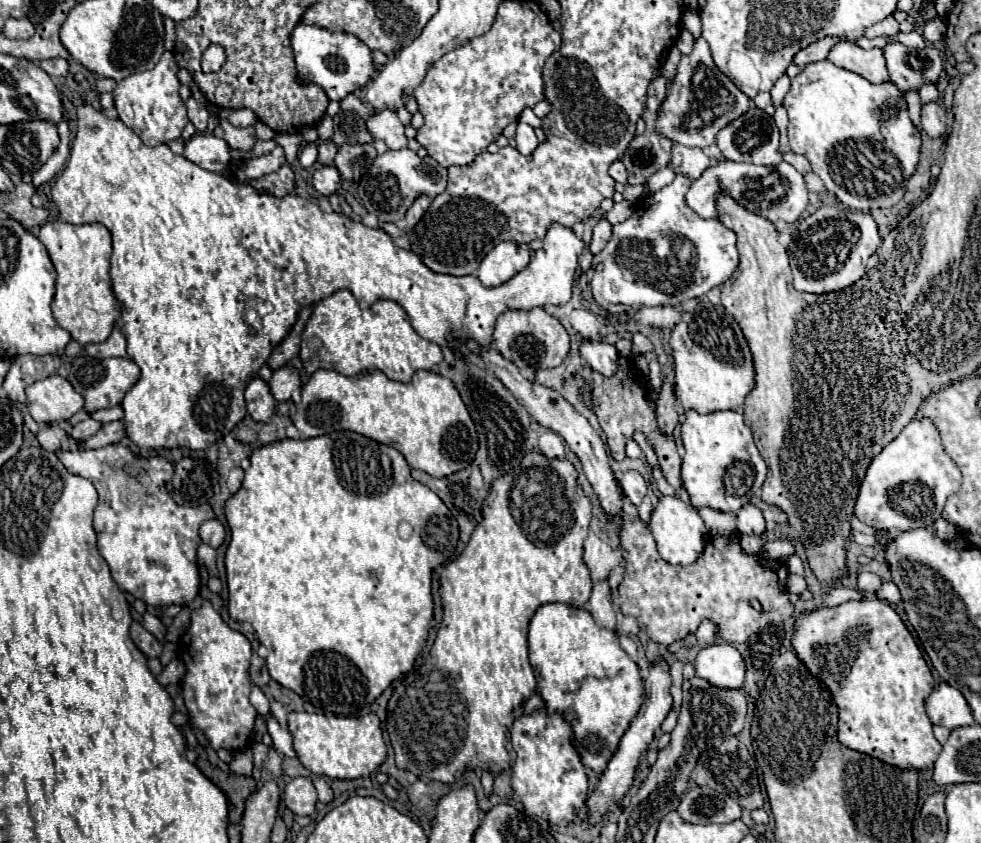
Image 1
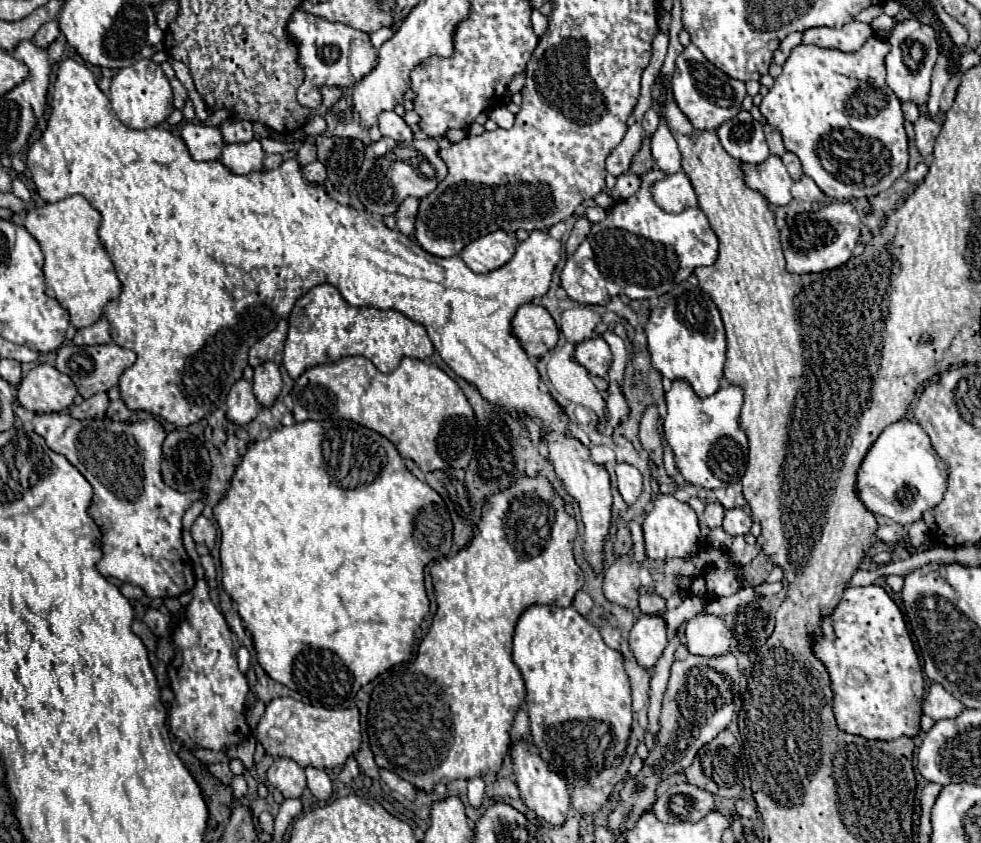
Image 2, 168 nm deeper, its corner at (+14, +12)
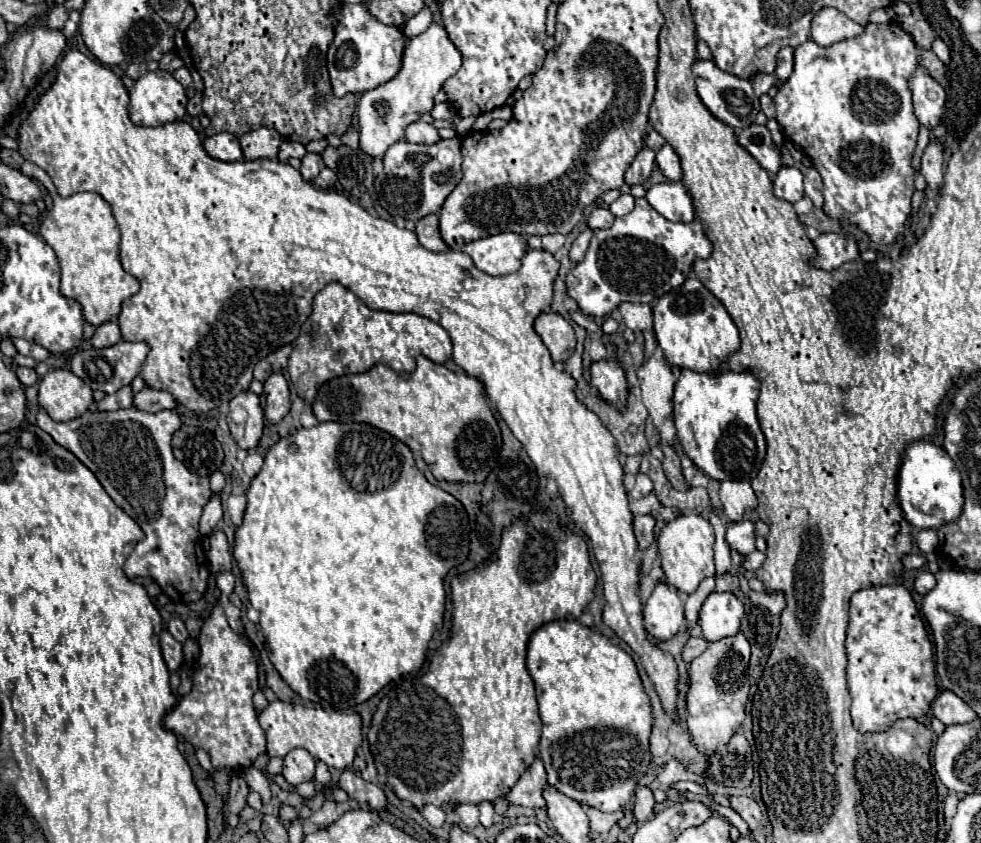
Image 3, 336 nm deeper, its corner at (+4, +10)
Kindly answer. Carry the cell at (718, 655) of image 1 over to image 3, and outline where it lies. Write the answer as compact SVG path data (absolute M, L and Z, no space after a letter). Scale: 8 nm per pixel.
M710 593L700 609L700 629L708 643L732 637L740 631L744 605L732 593Z

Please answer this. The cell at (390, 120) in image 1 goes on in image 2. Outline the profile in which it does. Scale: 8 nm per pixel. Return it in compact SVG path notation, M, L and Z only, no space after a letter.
M386 111L386 113L382 113L380 115L380 133L384 135L384 137L390 137L390 139L394 139L394 141L398 141L398 143L410 143L410 141L414 141L414 133L412 133L412 129L406 125L406 121L402 119L402 117L398 117L394 111Z

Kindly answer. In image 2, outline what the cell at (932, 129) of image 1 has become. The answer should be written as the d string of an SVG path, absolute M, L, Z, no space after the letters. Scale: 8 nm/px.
M920 115L920 119L914 123L914 131L916 131L916 147L918 147L920 155L928 157L932 153L940 127L928 115Z

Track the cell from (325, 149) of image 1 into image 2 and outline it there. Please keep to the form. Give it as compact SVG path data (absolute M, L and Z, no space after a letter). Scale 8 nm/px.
M308 139L308 141L304 141L304 145L298 149L298 163L304 167L304 165L308 165L308 163L312 163L312 161L316 161L316 147L314 147L312 139Z

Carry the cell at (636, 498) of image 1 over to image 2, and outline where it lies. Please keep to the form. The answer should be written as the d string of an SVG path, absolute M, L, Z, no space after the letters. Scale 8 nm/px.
M618 463L616 465L616 477L618 477L618 491L622 495L622 499L632 505L640 493L642 493L642 473L626 463Z

